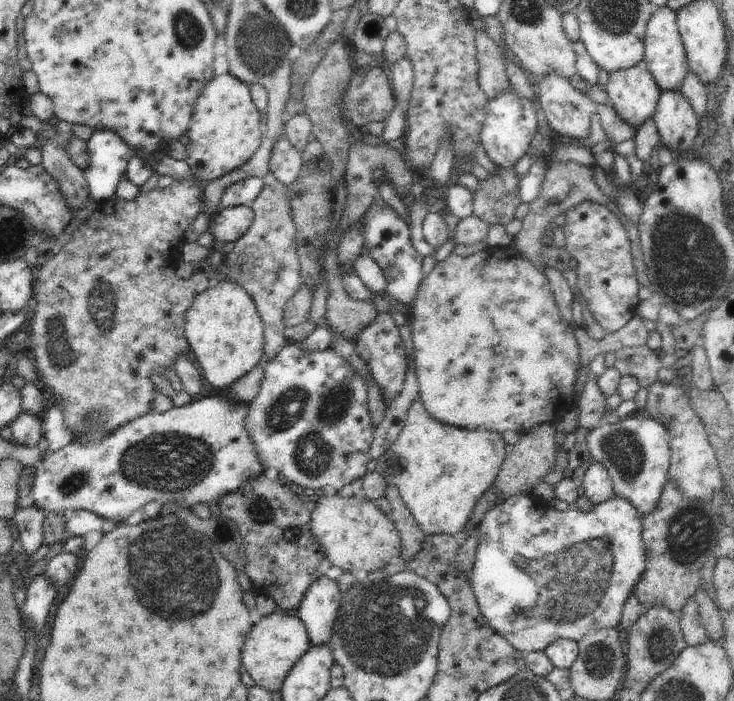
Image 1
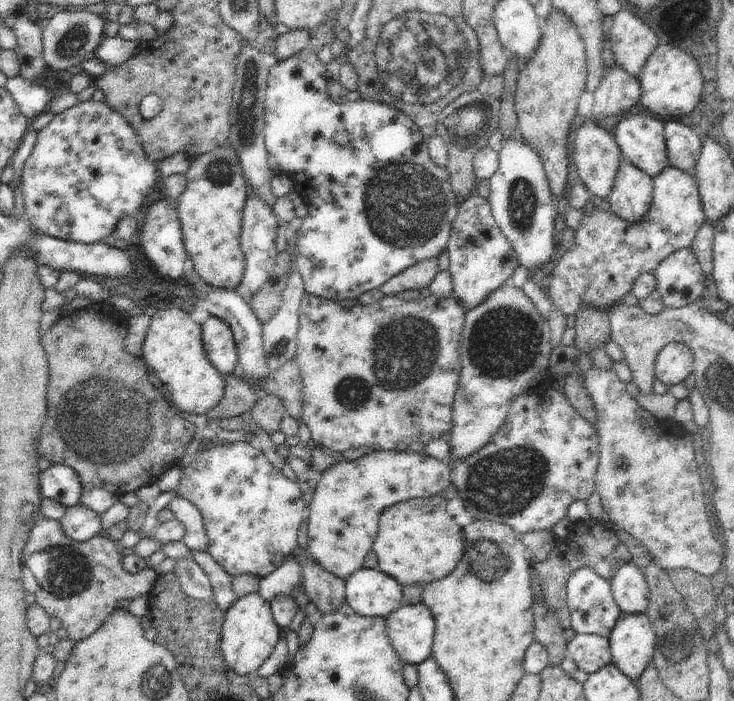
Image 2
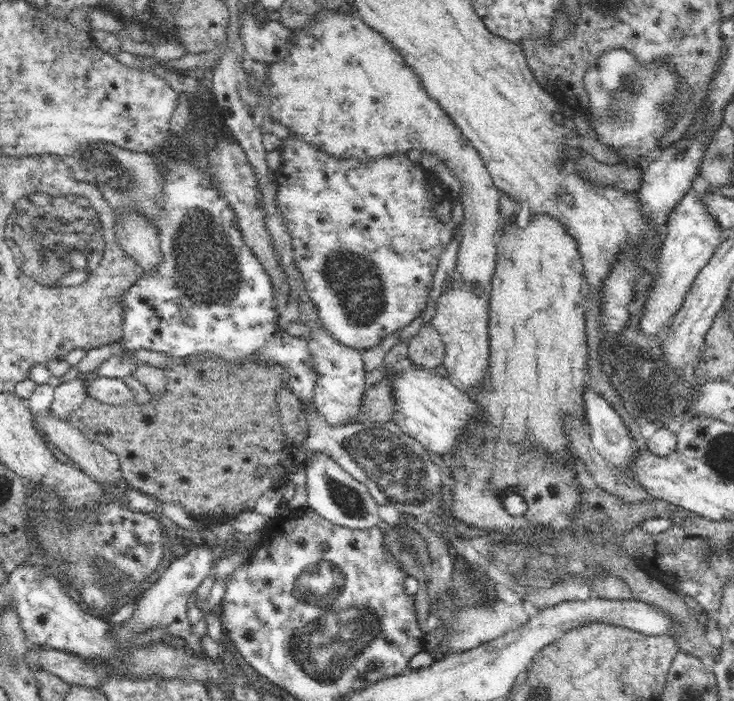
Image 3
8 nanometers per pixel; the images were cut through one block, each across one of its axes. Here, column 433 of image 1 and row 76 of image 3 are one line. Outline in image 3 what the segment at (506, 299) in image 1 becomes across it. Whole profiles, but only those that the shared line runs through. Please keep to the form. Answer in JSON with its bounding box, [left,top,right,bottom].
[266,6,502,290]

